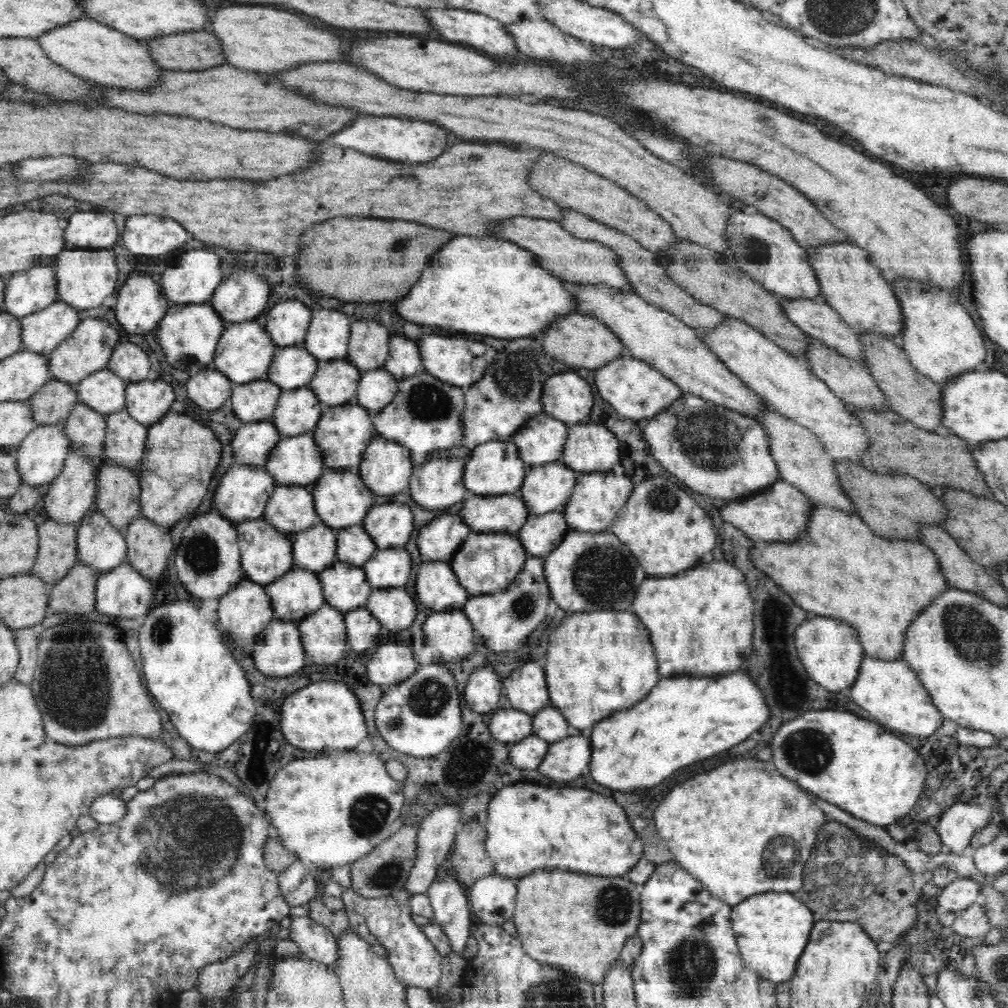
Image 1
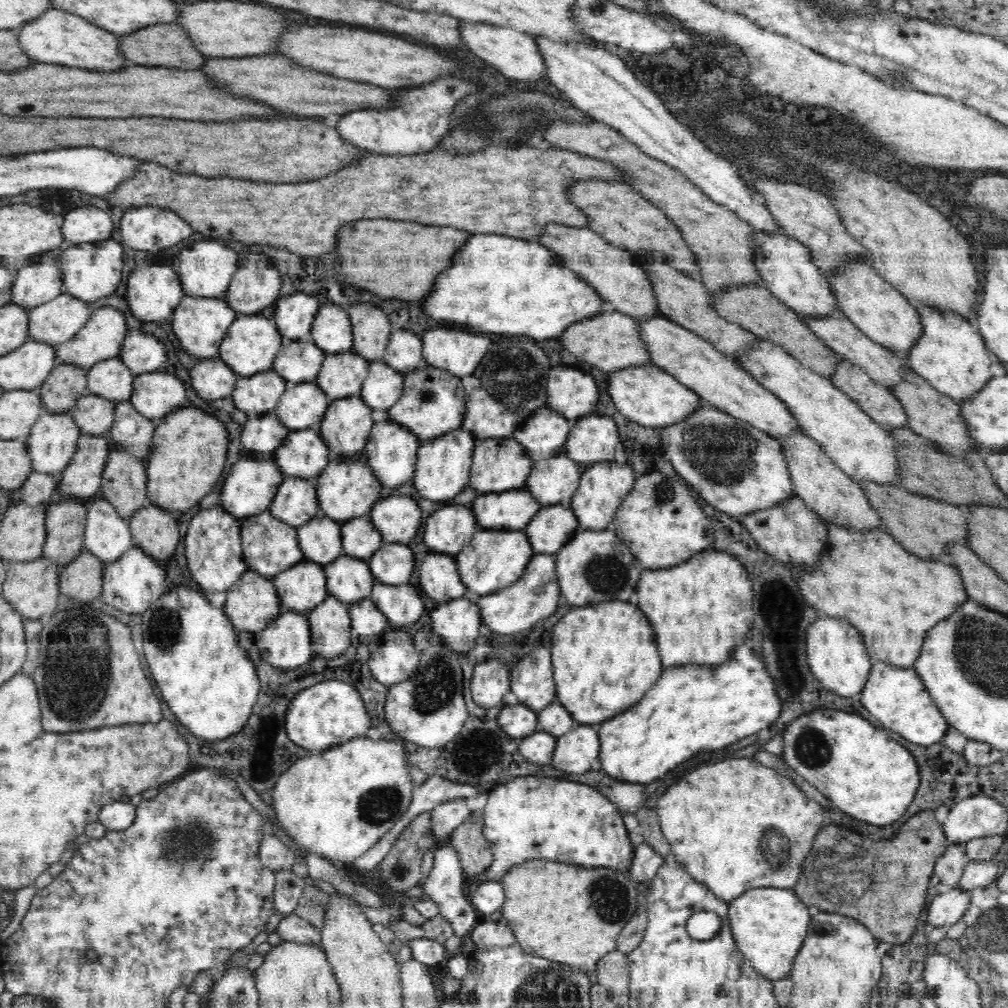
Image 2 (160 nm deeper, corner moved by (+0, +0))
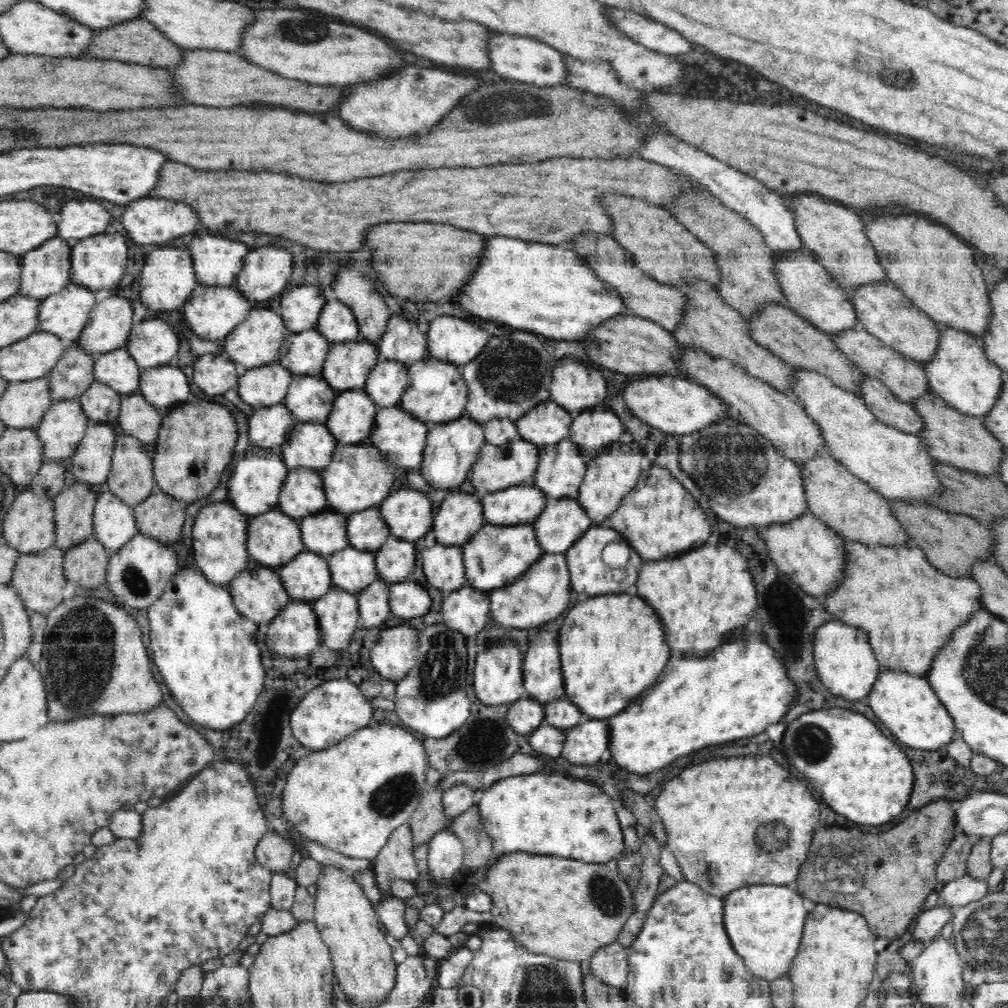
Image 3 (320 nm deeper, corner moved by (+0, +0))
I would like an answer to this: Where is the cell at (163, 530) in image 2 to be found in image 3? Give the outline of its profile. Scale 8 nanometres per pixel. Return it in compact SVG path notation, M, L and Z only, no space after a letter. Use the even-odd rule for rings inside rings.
M155 490L132 509L138 532L166 545L179 545L186 516L185 506L180 501Z

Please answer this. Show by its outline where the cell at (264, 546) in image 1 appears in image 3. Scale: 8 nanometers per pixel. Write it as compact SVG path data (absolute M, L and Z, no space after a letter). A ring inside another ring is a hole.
M278 508L259 515L250 516L246 544L250 561L274 569L289 563L290 560L306 550L298 520L286 515L286 513L283 513Z

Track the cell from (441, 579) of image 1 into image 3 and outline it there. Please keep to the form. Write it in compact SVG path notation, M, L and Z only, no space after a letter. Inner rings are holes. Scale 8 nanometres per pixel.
M431 541L421 554L426 583L446 594L467 586L462 547Z

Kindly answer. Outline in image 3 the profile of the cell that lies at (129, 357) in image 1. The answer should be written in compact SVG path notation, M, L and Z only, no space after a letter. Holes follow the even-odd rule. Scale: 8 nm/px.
M148 318L134 324L126 346L141 369L175 362L180 338L165 319Z

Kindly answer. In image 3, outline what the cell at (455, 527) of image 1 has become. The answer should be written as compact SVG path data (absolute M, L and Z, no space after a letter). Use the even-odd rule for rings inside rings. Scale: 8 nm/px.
M475 493L450 494L432 521L430 540L462 547L487 522L481 498Z

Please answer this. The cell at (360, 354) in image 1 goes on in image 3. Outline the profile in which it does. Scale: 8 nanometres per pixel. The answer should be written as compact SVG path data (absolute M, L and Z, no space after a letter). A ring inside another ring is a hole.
M344 268L336 274L332 288L332 298L352 310L360 327L360 338L378 343L392 313L384 298L376 292L374 282L364 272Z

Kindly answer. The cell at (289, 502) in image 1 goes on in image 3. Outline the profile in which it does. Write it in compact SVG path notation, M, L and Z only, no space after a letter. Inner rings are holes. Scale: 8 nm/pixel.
M311 468L289 469L278 498L277 508L293 519L327 509L328 501L319 472Z

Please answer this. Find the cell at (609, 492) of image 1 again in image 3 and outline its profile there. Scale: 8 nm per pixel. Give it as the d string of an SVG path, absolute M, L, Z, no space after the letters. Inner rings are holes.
M617 442L587 461L587 469L576 500L588 513L593 524L600 524L620 506L622 499L633 490L643 471L644 451L638 443L623 445Z

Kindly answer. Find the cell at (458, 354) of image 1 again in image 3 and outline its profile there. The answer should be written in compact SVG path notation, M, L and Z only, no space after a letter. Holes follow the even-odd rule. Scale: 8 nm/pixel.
M438 316L425 331L430 356L456 366L474 360L490 340L490 334L482 326L452 316Z

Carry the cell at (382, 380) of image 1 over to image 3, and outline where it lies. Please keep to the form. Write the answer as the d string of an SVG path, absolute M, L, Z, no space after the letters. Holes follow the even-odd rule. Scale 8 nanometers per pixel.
M380 359L368 375L365 391L378 407L391 407L399 404L409 384L407 365Z

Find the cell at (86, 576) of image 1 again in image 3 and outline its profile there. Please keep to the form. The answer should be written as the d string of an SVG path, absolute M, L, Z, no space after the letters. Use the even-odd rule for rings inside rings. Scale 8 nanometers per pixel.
M94 537L71 546L63 560L66 582L88 590L98 588L106 583L109 559L110 552Z

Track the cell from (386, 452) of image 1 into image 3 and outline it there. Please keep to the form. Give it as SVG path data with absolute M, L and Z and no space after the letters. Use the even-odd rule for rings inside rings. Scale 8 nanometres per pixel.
M400 405L378 407L377 418L368 443L382 451L384 459L398 471L421 472L422 452L426 446L427 424L417 420Z

